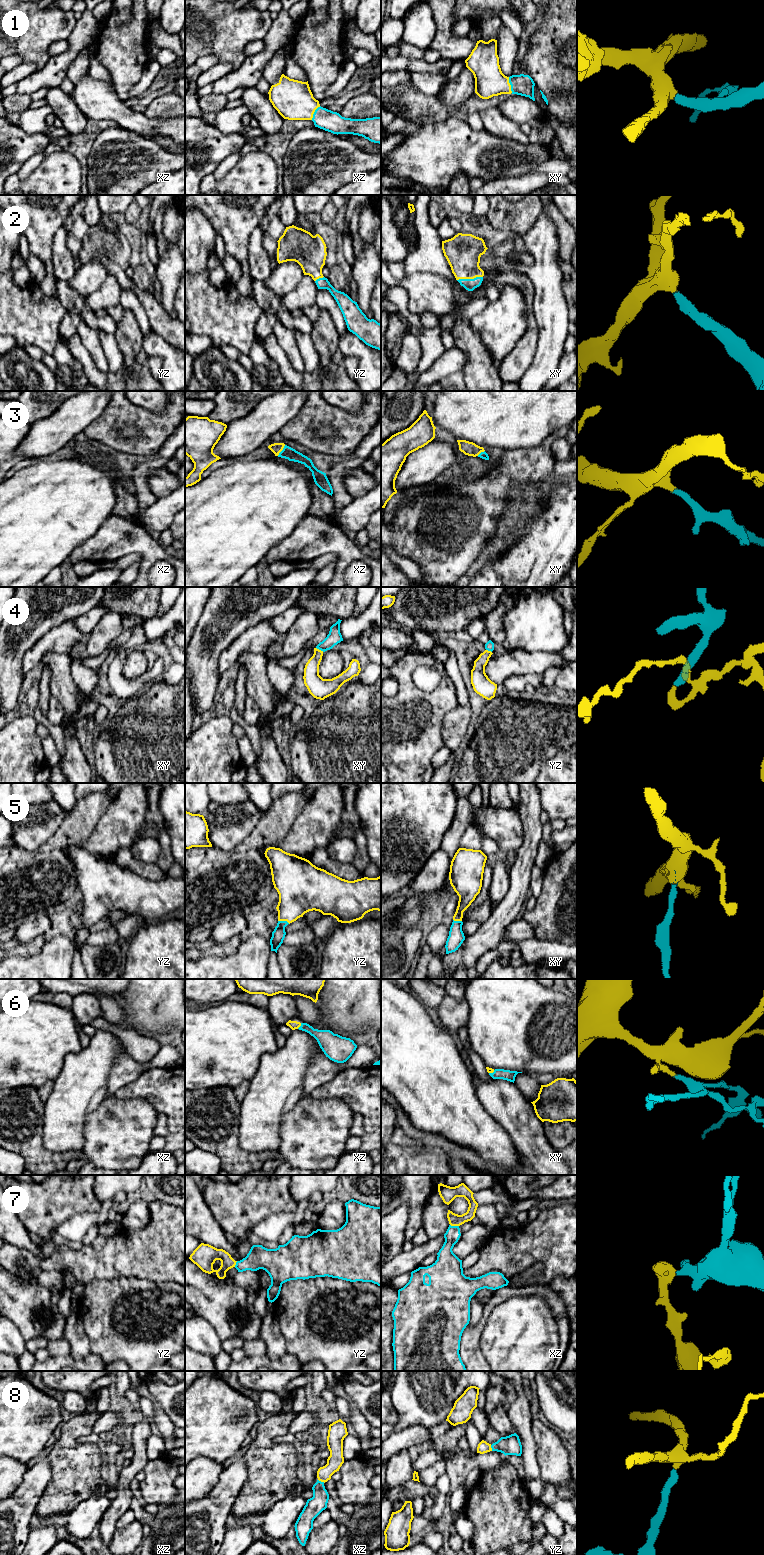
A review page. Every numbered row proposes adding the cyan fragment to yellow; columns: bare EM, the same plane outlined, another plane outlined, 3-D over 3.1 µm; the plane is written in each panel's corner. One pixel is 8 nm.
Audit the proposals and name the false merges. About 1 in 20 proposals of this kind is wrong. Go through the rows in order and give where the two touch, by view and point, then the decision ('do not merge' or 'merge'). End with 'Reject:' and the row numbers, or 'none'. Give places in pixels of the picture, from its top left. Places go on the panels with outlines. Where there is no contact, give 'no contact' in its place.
1: xy (510, 85) | merge
2: xy (469, 278) | merge
3: xz (282, 449) | merge
4: xy (320, 650) | merge
5: yz (284, 920) | merge
6: xz (299, 1026) | merge
7: xz (454, 1225) | merge
8: xz (321, 1481) | merge
Reject: none

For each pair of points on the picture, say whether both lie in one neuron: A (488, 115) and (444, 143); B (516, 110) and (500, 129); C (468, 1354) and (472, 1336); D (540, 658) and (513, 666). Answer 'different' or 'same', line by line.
A: different
B: different
C: same
D: same

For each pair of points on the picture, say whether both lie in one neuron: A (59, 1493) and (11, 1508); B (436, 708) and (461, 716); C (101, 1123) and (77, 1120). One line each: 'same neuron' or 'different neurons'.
A: different neurons
B: different neurons
C: different neurons

